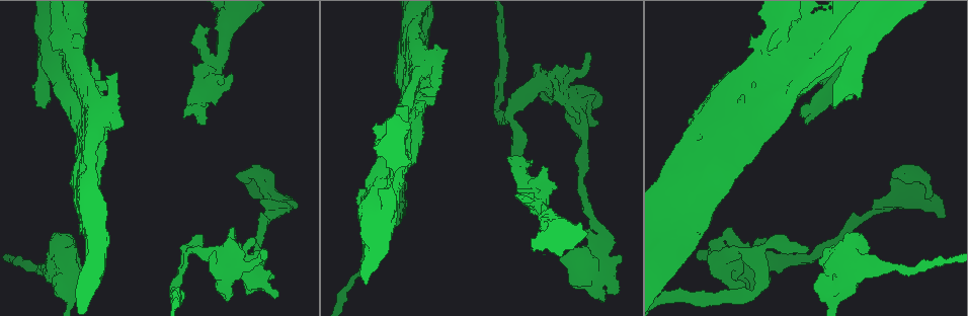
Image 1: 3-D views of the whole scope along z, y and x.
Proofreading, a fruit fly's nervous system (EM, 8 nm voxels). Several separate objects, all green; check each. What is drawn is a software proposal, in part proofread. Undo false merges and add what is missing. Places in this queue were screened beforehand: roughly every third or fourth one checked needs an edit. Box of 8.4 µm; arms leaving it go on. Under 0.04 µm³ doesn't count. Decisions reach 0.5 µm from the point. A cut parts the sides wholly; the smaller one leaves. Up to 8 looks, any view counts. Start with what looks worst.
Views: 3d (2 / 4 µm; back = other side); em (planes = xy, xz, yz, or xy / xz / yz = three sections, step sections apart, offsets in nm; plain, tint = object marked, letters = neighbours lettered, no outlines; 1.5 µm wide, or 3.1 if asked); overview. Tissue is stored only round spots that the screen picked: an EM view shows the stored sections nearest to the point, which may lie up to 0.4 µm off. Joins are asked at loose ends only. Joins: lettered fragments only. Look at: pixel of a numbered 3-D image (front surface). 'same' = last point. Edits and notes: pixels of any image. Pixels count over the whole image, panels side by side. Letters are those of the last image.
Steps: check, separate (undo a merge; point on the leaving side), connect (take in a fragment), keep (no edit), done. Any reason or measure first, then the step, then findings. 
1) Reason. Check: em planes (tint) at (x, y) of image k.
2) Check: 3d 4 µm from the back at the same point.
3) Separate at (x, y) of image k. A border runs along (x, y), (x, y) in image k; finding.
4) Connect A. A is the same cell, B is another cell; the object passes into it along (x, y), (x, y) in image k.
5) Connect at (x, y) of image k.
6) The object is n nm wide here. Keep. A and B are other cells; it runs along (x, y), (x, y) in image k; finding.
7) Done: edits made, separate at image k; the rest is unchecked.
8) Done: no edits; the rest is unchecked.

Check: 3d 4 µm at (711, 269) of image 1.

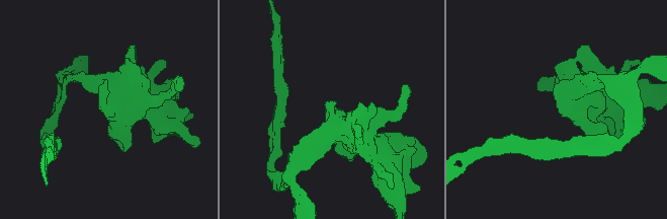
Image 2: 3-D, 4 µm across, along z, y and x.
Now the EM. Check: em xy step 8 (letters) at (559, 107) of image 2.

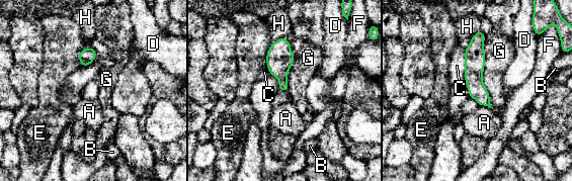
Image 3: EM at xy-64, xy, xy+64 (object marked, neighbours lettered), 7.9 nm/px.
Check: em planes (letters) at the same point.

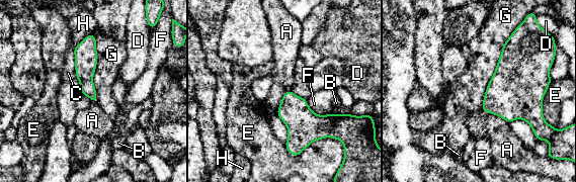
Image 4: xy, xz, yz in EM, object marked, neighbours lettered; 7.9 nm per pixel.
The longest contact is with G, 650 nm. Keep. A, B, C, D, E, F, G and H are other cells; it runs along (92, 36), (86, 85), (94, 99) in image 4; no lettered fragment goes on from it.

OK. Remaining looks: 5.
Sharp bend. Check: 3d 2 µm at (175, 286) of image 1.

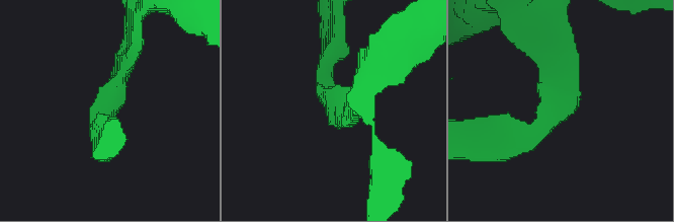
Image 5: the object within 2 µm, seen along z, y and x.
The arms are 190, 190 nm wide; need the tissue. Check: em planes (letters) at (102, 110) of image 5.

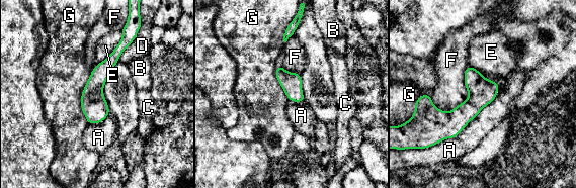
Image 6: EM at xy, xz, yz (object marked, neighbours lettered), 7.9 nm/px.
Keep. A, B, C, D, E, F and G are other cells; one neuron here.

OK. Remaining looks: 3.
Calibre changes. Check: 3d 2 µm from the back at (876, 269) of image 1.

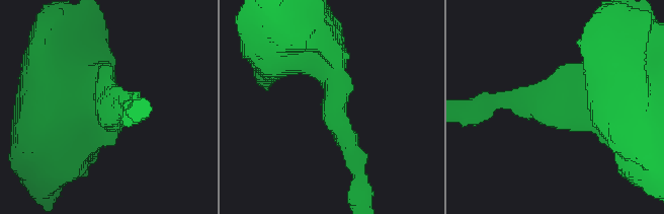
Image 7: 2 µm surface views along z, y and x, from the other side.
The arms are 190, 600 nm wide. Check: em xz step 8 (tint) at (110, 111) of image 7.

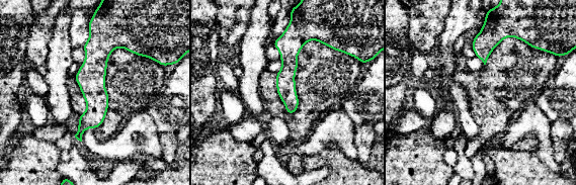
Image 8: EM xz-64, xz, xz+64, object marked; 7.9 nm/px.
Check: em planes (letters) at the same point.

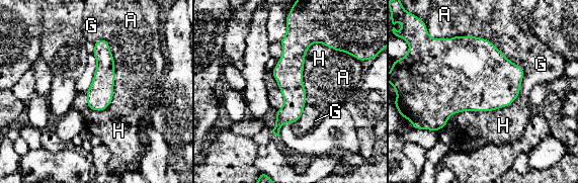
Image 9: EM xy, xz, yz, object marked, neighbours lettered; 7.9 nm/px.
The object is 200 nm wide here. Keep. A, G and H are other cells; a border runs along (343, 51), (309, 48), (306, 91) in image 9; continuous, no second neuron.

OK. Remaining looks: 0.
Done: no edits; the rest is unchecked.

